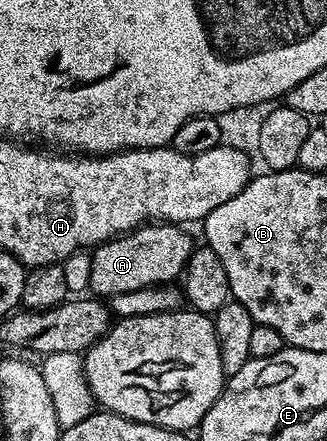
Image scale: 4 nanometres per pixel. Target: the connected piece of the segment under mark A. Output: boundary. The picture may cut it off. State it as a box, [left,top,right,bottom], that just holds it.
[89,222,195,298]

